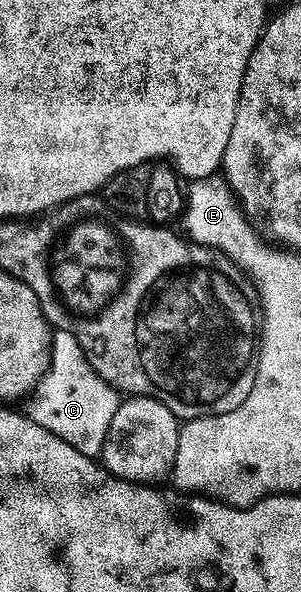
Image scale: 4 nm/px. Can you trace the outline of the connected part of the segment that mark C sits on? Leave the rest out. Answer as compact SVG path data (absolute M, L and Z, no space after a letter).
M55 328L50 343L50 366L38 380L29 401L28 415L40 423L40 427L52 431L52 435L60 435L60 439L72 443L76 451L97 458L109 429L112 407L119 404L120 394L90 366L83 342L78 342L77 335L70 329Z

